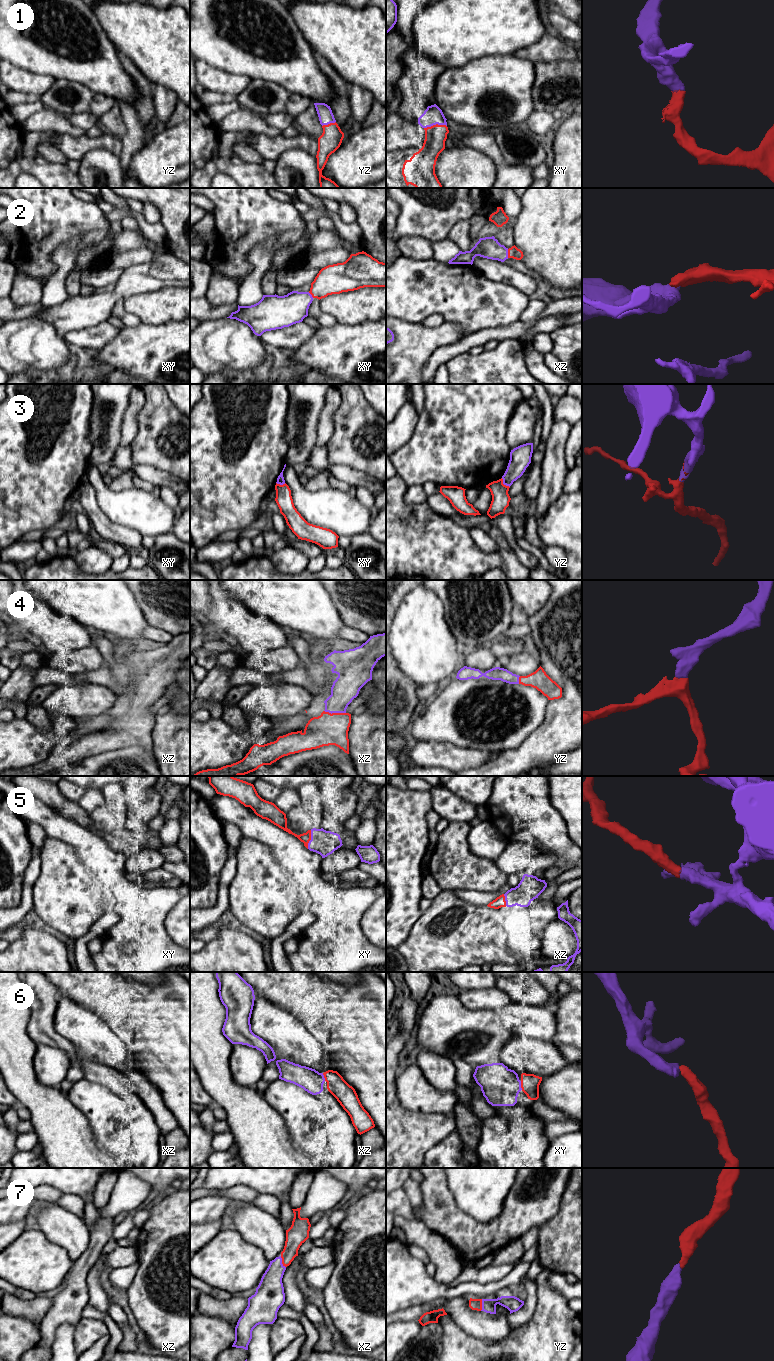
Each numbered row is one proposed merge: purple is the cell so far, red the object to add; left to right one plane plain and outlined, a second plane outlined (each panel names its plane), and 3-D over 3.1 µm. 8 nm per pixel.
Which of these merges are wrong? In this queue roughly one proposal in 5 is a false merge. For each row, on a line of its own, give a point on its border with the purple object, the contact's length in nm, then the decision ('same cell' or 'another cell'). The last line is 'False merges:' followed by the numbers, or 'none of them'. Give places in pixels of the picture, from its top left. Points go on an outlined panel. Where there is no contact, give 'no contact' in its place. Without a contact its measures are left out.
1: xy (435, 124) | 190 nm | same cell
2: xz (507, 253) | 70 nm | same cell
3: yz (504, 484) | 100 nm | same cell
4: xz (335, 712) | 180 nm | same cell
5: xy (311, 839) | 160 nm | same cell
6: xy (520, 1085) | 70 nm | same cell
7: xz (281, 1262) | 100 nm | same cell
False merges: none of them

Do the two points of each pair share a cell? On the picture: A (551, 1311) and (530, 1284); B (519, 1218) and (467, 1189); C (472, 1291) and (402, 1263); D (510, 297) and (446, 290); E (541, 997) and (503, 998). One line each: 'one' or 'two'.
A: two
B: two
C: one
D: one
E: two

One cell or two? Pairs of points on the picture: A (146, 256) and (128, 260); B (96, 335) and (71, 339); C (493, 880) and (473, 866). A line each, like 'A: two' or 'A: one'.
A: one
B: one
C: one

